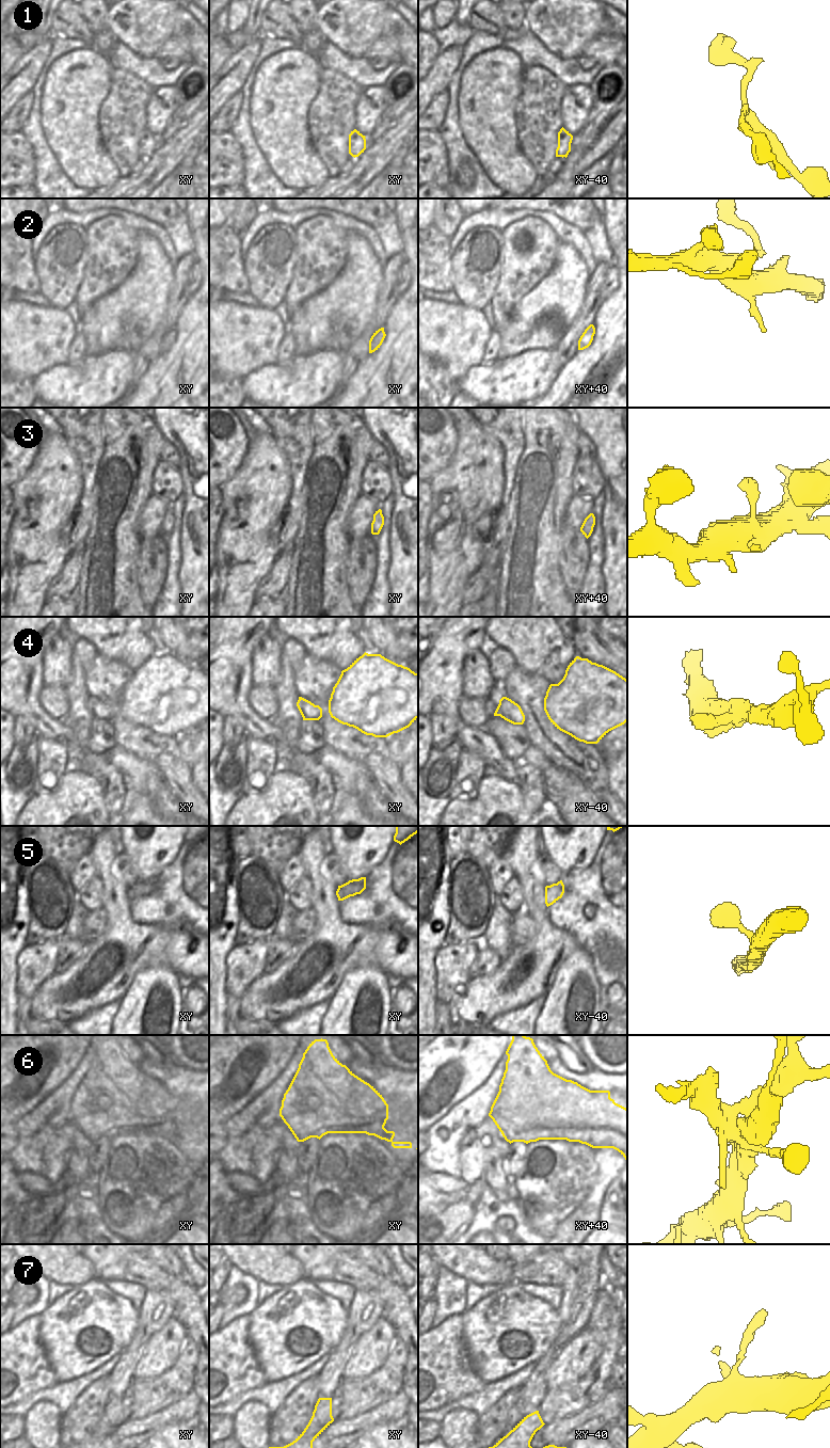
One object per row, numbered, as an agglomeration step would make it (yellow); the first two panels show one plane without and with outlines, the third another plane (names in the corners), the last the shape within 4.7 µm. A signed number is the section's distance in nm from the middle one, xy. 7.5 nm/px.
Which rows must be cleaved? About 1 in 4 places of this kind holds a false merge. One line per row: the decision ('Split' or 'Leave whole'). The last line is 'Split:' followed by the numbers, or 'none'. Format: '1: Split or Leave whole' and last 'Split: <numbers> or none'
1: Split
2: Leave whole
3: Leave whole
4: Leave whole
5: Leave whole
6: Split
7: Leave whole
Split: 1, 6

